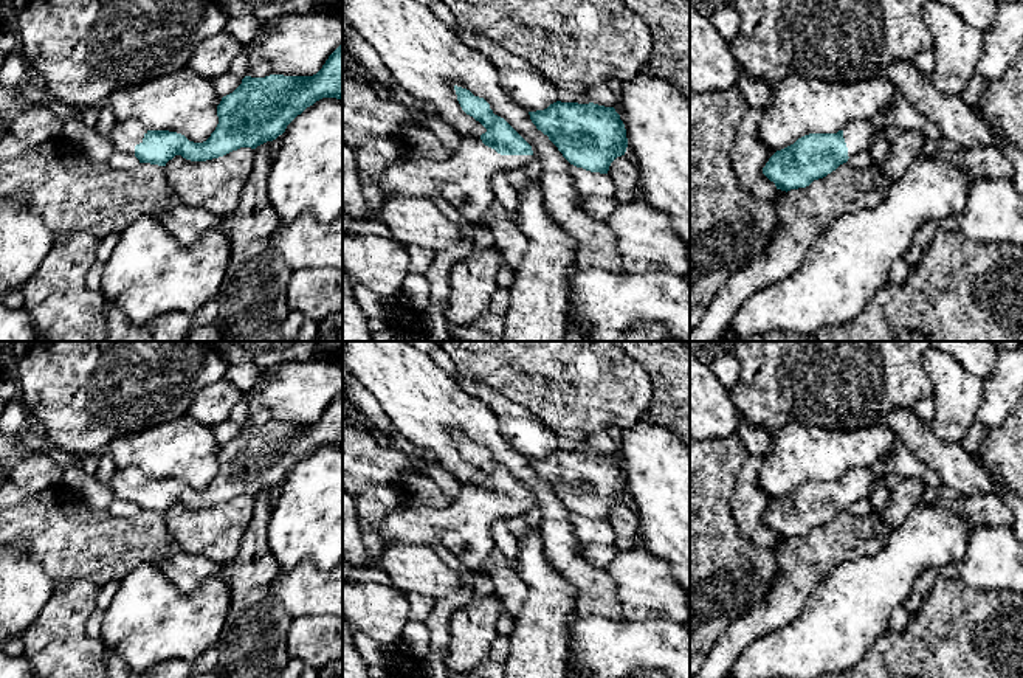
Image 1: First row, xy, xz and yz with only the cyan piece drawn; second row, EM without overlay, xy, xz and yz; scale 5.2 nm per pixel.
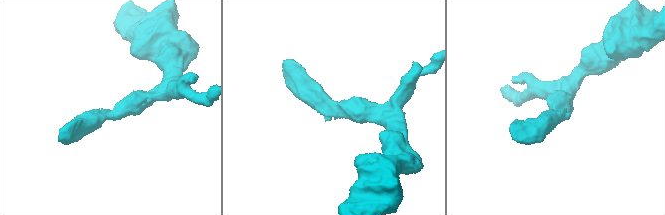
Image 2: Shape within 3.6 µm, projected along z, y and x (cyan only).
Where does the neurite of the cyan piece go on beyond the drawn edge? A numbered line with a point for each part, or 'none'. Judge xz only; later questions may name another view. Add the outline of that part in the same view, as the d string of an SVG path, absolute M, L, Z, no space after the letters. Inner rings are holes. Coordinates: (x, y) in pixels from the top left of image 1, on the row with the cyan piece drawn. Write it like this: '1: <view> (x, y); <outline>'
1: xz (464, 179); M477 135L462 138L454 154L443 161L401 157L392 161L374 183L384 197L442 197L470 223L484 219L494 200L491 178L521 168L533 155L501 155Z

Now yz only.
1: yz (859, 135); M852 121L843 129L848 157L871 149L876 141L891 144L904 130L899 127L877 127L871 121Z

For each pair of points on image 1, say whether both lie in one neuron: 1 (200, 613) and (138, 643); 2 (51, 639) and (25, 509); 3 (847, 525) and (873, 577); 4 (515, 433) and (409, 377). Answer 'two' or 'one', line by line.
1: one
2: two
3: two
4: two

